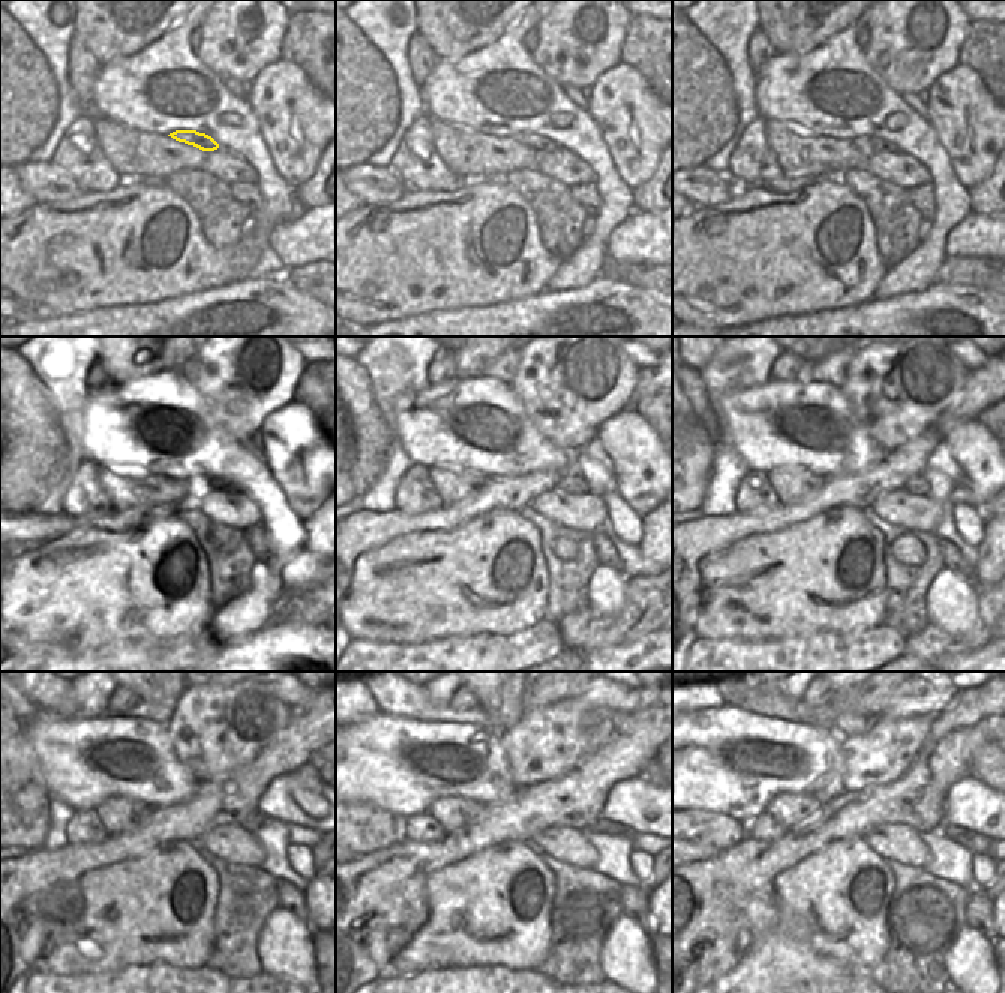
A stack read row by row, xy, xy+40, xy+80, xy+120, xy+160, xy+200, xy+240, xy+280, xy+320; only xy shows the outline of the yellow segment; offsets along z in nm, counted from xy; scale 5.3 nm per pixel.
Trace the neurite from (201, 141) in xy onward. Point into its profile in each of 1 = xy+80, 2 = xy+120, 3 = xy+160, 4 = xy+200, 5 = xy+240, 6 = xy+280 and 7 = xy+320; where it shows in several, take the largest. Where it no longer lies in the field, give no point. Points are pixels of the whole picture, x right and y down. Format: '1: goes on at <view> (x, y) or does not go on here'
1: goes on at xy+80 (873, 146)
2: goes on at xy+120 (215, 483)
3: goes on at xy+160 (570, 482)
4: goes on at xy+200 (918, 485)
5: goes on at xy+240 (251, 824)
6: goes on at xy+280 (602, 825)
7: goes on at xy+320 (975, 843)

